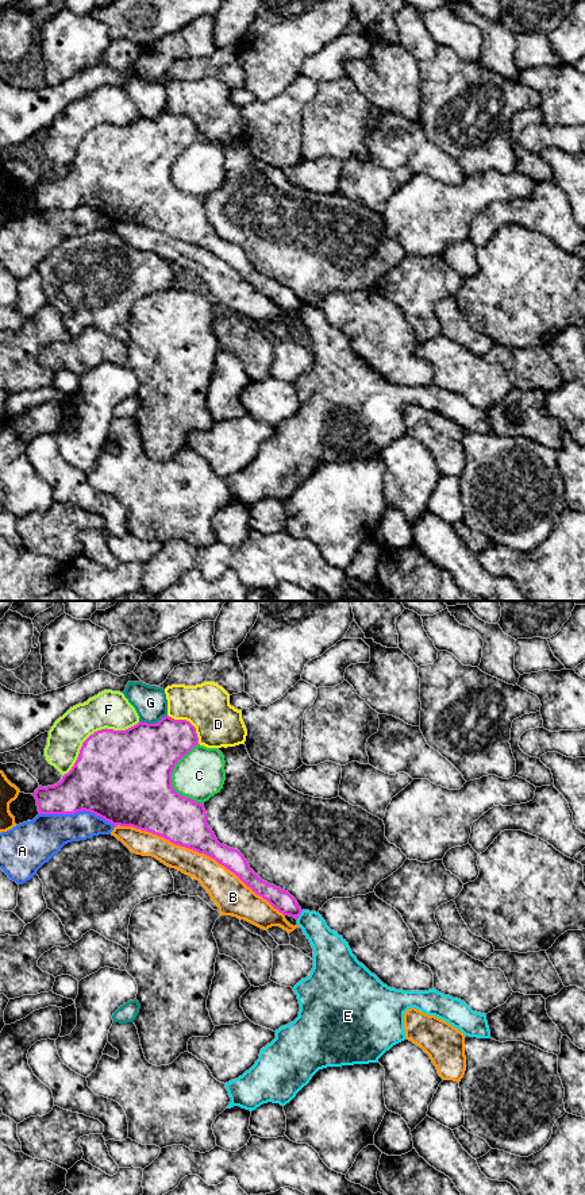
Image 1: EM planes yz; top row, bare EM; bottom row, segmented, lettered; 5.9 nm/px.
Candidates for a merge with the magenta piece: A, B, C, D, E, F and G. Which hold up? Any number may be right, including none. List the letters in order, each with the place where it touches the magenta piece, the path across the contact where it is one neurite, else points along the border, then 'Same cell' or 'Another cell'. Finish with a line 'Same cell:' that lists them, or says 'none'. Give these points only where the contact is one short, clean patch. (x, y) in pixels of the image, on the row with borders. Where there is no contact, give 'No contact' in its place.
A: Touches magenta at yz (77, 810). Another cell
B: Touches magenta at yz (200, 852). Another cell
C: Touches magenta at yz (170, 779). Another cell
D: Touches magenta at yz (189, 723). Another cell
E: Touches magenta at yz (300, 913). Boundary: yz (303, 910), (296, 918). Another cell
F: Touches magenta at yz (95, 732). Another cell
G: Touches magenta at yz (153, 724). Another cell
Same cell: none

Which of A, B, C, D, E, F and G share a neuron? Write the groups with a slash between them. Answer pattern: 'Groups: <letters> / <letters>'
Groups: A / B / C / D / E / F / G

